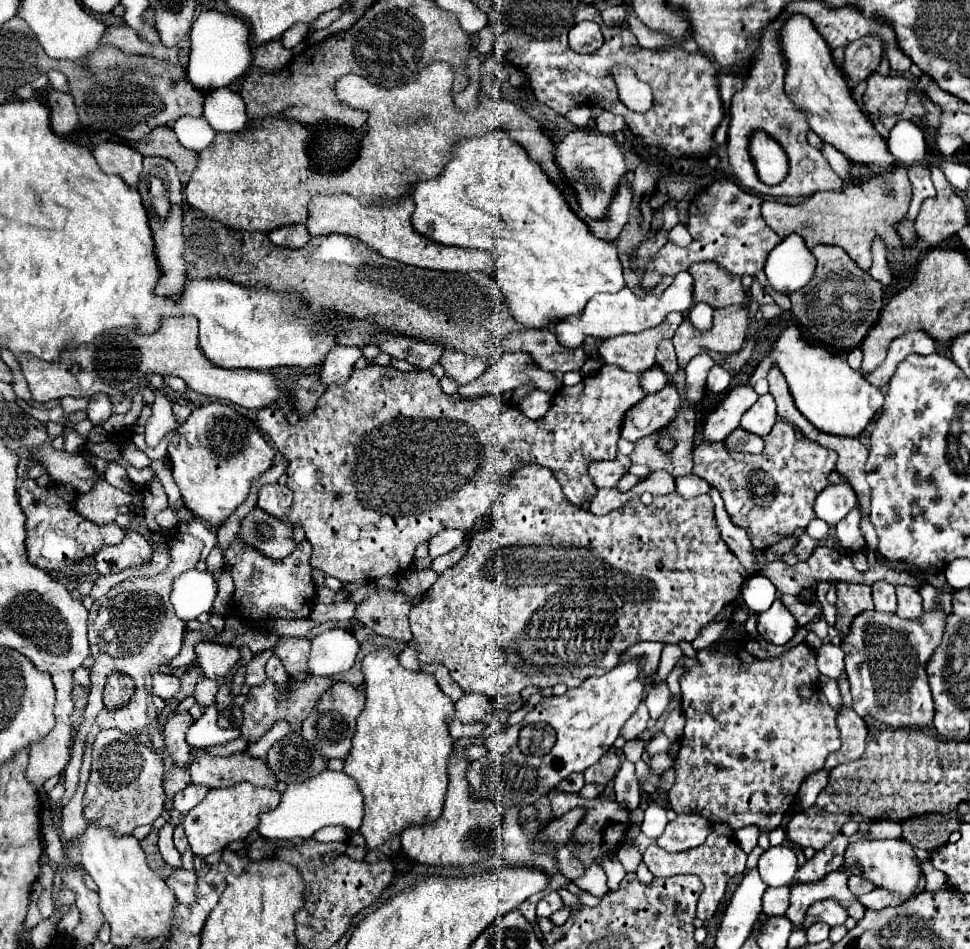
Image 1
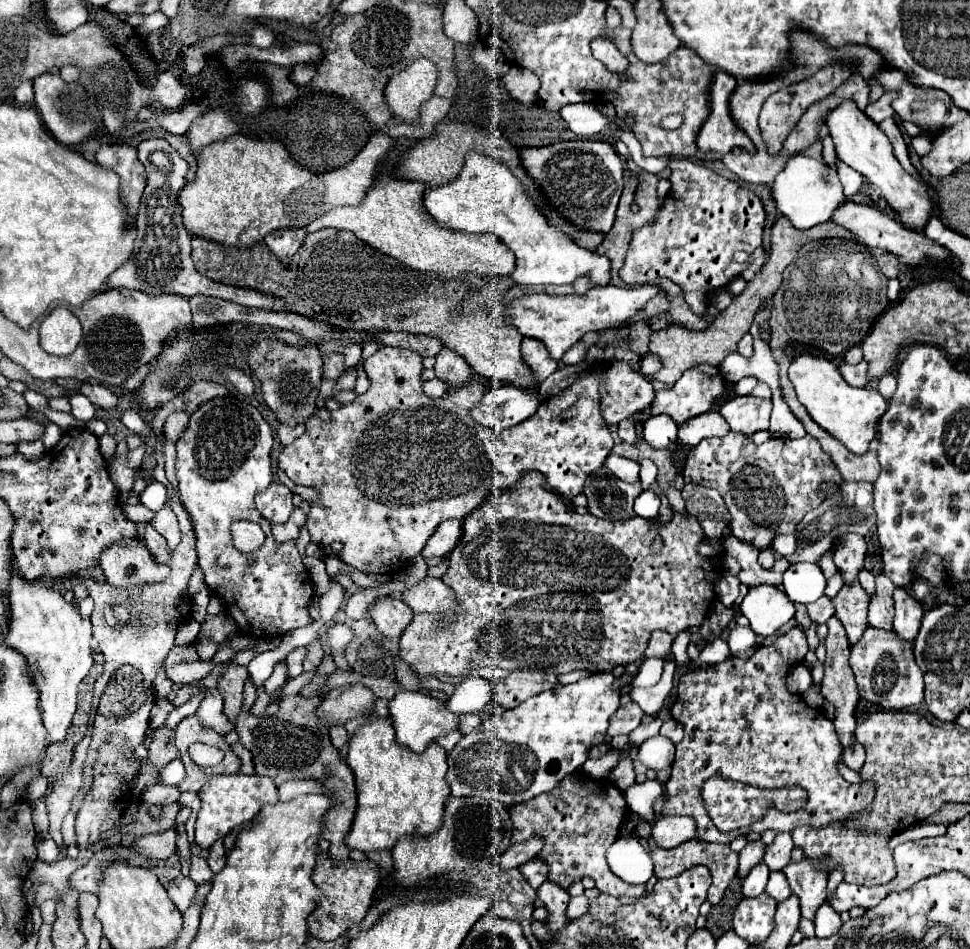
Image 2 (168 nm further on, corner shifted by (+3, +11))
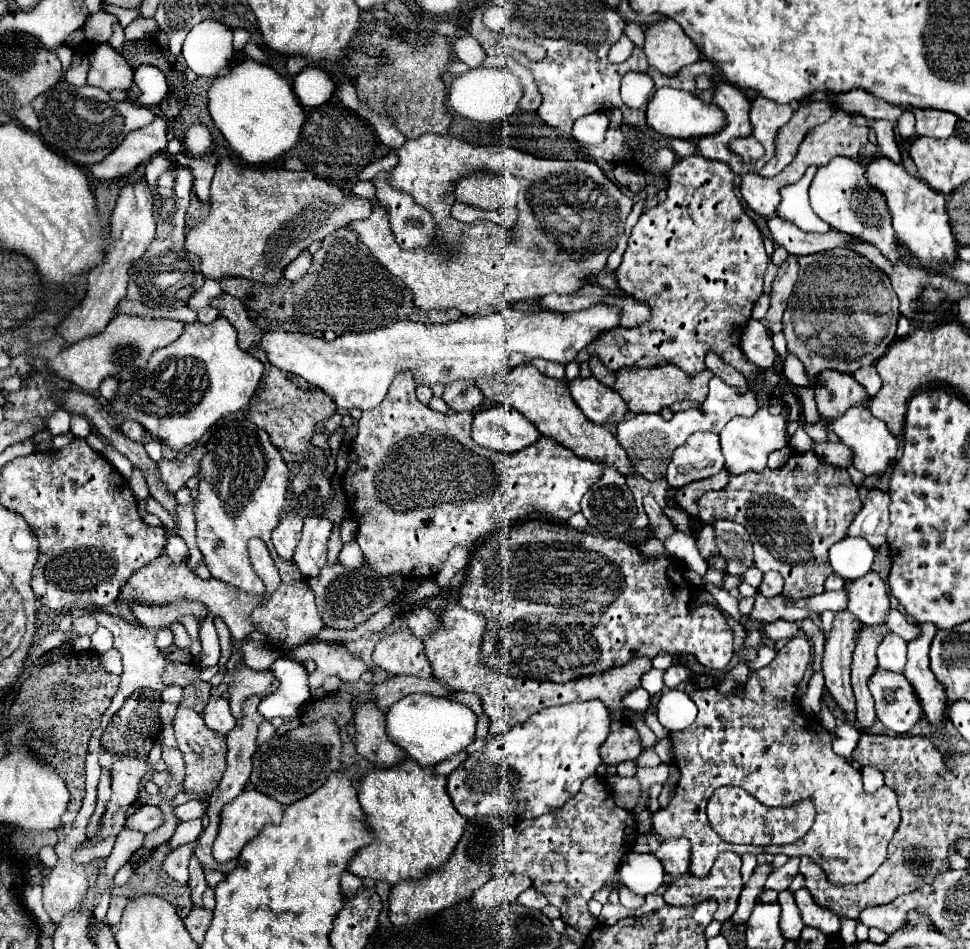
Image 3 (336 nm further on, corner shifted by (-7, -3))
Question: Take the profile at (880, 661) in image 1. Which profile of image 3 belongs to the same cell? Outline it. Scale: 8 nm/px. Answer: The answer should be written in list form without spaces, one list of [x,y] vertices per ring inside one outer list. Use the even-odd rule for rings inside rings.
[[[878,670],[868,686],[876,702],[878,720],[886,728],[904,734],[922,718],[922,706],[904,676]]]

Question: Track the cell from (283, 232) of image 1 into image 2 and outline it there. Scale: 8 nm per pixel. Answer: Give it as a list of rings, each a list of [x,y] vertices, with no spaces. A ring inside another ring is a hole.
[[[282,228],[276,232],[270,232],[264,242],[268,244],[268,248],[282,260],[288,262],[292,254],[296,254],[296,250],[302,246],[306,238],[306,228]]]

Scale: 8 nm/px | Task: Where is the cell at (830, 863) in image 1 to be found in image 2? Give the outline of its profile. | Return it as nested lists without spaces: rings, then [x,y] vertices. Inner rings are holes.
[[[824,856],[818,864],[810,858],[800,862],[790,862],[782,872],[786,874],[792,892],[800,898],[802,918],[814,920],[818,908],[826,898],[826,882],[828,882],[828,864],[830,858]]]

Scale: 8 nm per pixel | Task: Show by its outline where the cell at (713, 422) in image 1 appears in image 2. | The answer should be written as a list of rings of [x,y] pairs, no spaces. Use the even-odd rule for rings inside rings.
[[[710,410],[708,414],[698,414],[696,418],[684,422],[678,430],[678,442],[696,446],[704,438],[724,436],[724,434],[728,434],[728,424],[716,410]]]

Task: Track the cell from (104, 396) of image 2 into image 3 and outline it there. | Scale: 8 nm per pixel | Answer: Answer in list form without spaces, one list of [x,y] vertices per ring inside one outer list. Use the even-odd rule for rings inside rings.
[[[120,420],[120,428],[134,442],[142,442],[142,438],[146,436],[146,430],[138,422],[134,422],[134,420]]]

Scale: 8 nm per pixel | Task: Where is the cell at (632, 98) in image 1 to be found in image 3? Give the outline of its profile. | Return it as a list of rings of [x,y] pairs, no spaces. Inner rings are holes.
[[[622,36],[622,38],[610,48],[610,60],[612,60],[612,62],[624,62],[624,60],[630,58],[632,50],[634,50],[634,44],[632,44],[626,36]]]

